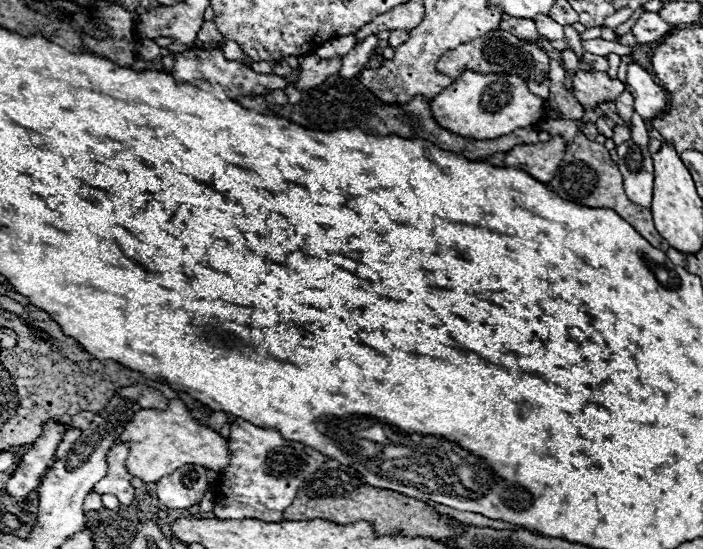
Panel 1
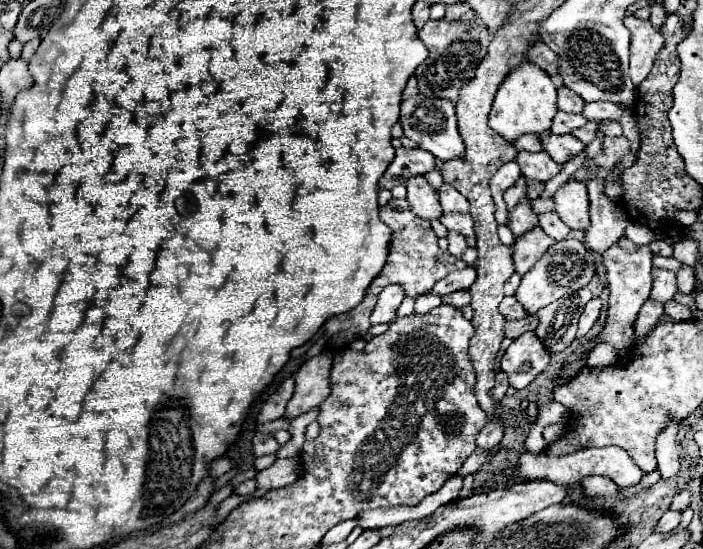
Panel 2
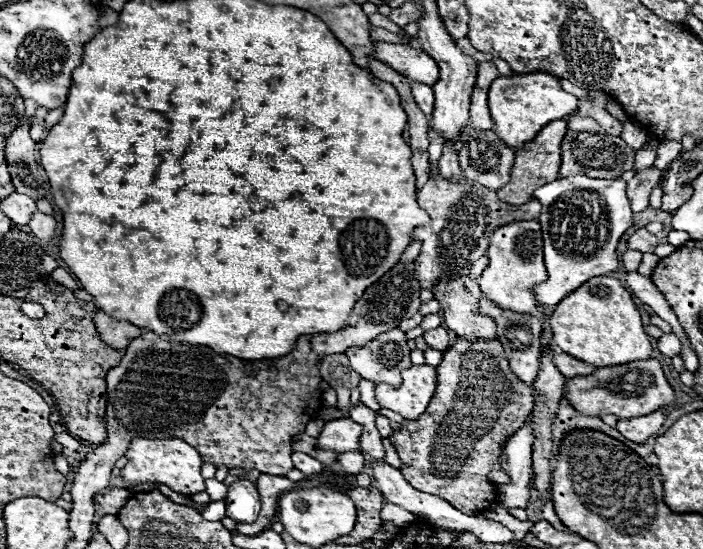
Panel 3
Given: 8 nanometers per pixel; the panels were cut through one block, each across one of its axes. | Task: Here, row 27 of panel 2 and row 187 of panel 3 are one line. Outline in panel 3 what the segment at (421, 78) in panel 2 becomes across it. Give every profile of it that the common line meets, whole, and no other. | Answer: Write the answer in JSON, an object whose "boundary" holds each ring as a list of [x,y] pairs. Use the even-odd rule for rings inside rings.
{"boundary":[[[432,176],[428,184],[418,194],[418,204],[430,216],[430,224],[418,226],[412,232],[412,240],[420,240],[422,250],[416,258],[416,278],[422,288],[432,288],[440,280],[450,280],[452,276],[470,276],[472,264],[486,254],[490,236],[502,224],[532,220],[540,216],[540,202],[532,198],[528,204],[510,206],[498,200],[496,192],[488,188],[480,188],[480,184],[472,180],[448,182],[442,176]]]}

